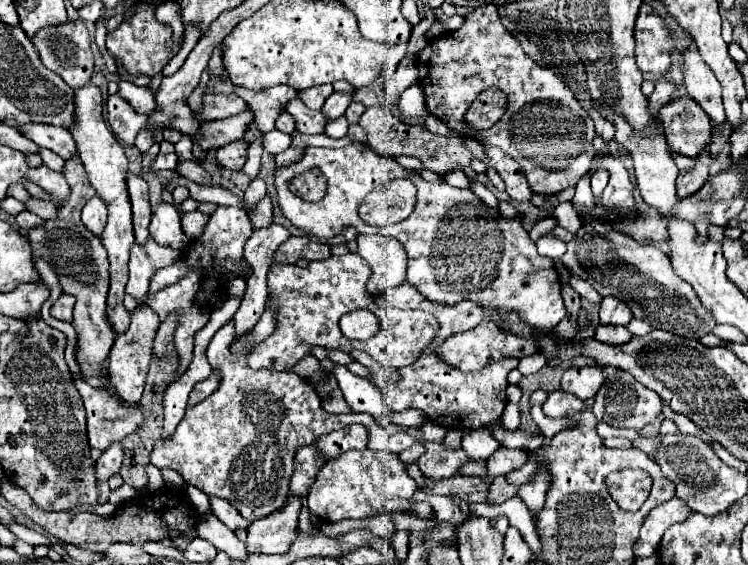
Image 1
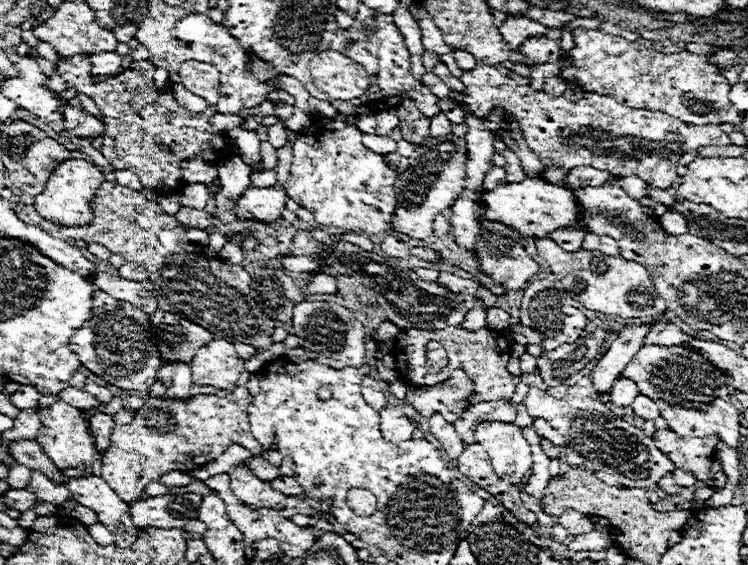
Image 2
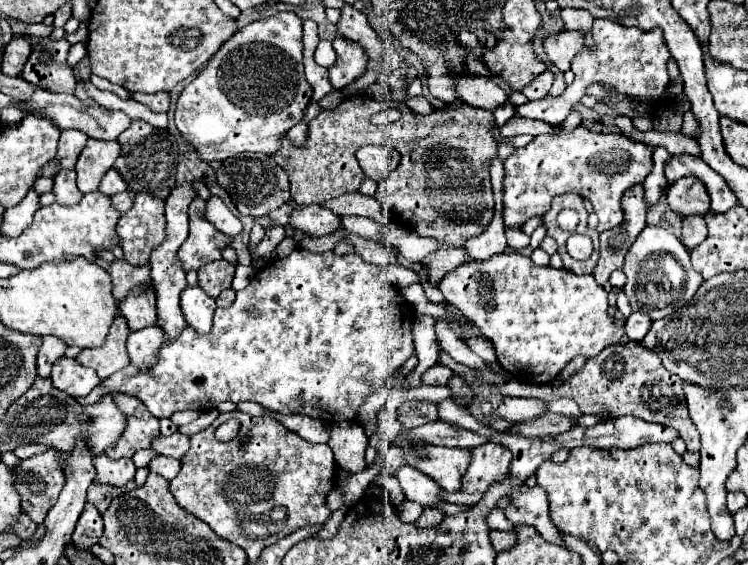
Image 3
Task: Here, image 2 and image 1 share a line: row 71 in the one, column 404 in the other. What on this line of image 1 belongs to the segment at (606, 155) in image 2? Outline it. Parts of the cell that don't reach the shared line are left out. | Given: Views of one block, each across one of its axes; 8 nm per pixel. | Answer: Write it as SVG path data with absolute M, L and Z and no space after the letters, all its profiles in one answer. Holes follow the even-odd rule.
M352 450L340 456L340 460L332 460L332 464L324 464L308 490L308 510L328 522L338 522L344 518L364 518L376 514L384 508L384 504L392 498L410 498L418 490L418 484L406 474L404 464L398 454L390 450Z

